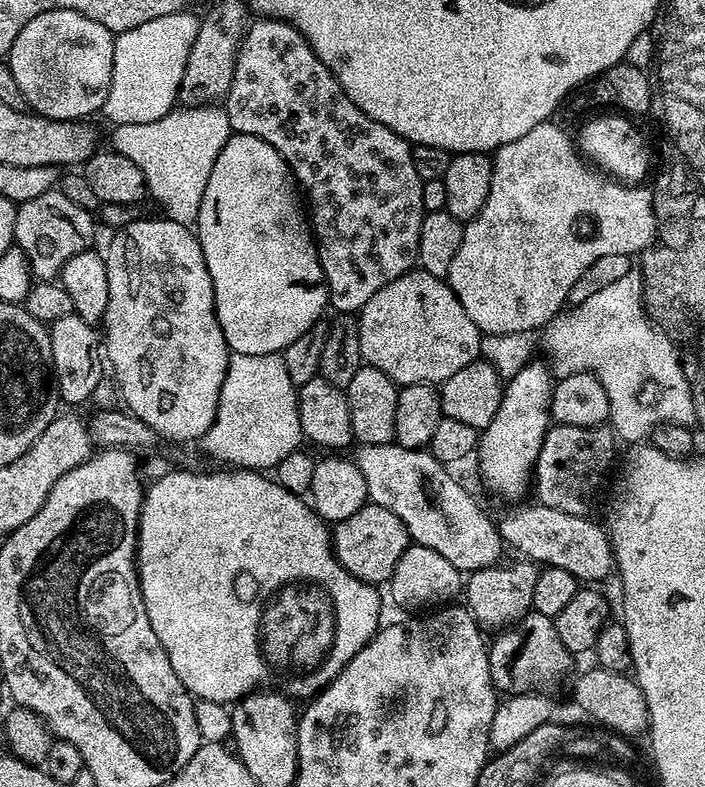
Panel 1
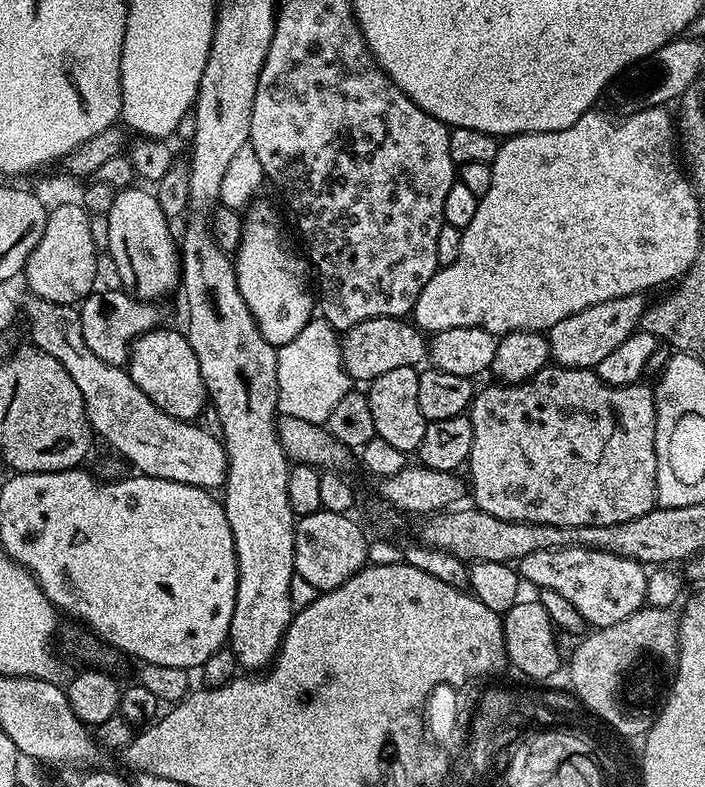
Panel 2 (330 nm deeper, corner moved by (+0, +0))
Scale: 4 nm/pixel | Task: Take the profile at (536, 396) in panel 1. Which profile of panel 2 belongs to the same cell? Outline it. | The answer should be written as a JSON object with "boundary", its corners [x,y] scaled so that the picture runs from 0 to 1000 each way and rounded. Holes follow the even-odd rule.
{"boundary":[[[901,371],[882,379],[865,379],[865,384],[848,384],[848,389],[820,394],[820,399],[809,399],[809,404],[797,404],[797,409],[774,423],[779,454],[797,468],[844,469],[854,455],[862,454],[877,440],[882,440],[882,435],[888,435],[888,429],[894,429],[894,424],[904,422],[915,390],[915,372]]]}

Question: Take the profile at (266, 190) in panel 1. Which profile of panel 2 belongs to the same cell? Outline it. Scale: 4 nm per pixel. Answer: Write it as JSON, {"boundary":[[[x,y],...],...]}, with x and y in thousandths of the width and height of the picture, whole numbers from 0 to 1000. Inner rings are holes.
{"boundary":[[[359,257],[343,274],[340,310],[332,321],[338,368],[369,423],[396,440],[423,429],[424,422],[445,402],[445,366],[437,362],[440,335],[420,321],[403,296],[397,274],[380,259]]]}

